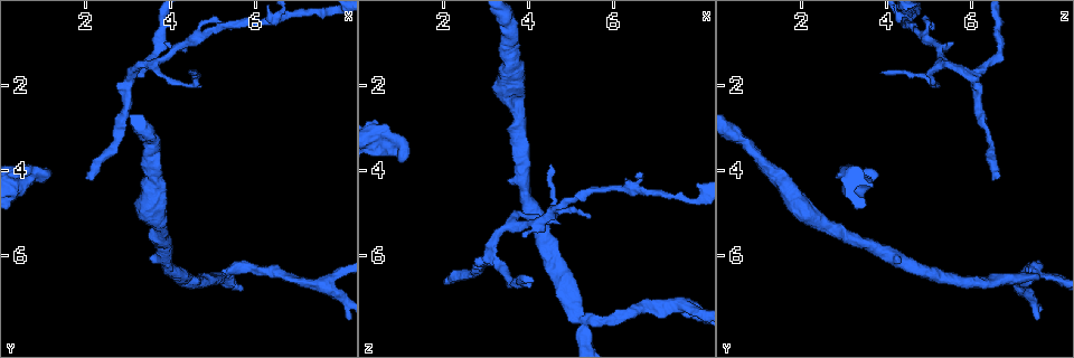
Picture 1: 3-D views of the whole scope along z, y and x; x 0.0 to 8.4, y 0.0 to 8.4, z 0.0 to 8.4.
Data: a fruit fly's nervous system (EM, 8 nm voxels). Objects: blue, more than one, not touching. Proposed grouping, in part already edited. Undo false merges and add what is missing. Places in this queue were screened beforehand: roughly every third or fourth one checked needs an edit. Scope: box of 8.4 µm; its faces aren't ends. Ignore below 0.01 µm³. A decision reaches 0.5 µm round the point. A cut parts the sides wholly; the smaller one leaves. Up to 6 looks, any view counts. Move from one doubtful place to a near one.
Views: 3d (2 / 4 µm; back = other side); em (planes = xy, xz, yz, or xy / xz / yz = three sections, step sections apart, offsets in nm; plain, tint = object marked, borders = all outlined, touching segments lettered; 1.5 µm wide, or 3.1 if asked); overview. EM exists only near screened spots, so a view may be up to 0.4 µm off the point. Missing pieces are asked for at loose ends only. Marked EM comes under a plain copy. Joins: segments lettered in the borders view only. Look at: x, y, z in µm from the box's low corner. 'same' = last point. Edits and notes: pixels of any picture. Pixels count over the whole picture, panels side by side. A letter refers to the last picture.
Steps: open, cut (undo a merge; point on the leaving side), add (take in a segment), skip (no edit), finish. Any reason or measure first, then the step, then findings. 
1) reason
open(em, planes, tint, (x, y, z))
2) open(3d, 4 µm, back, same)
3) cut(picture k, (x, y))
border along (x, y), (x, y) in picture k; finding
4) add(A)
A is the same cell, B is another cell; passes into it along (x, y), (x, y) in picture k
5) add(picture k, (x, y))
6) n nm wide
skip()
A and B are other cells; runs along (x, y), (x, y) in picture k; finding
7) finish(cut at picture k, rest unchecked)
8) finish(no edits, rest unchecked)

long arm stops here
open(3d, 2 µm, (2.05, 4.20, 6.60))

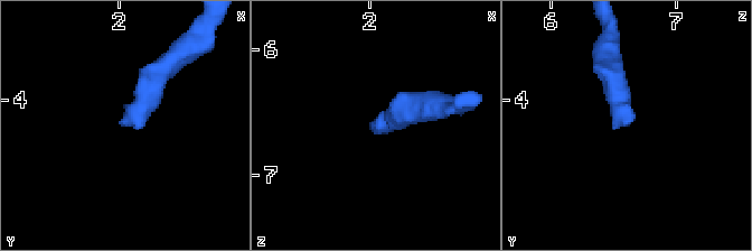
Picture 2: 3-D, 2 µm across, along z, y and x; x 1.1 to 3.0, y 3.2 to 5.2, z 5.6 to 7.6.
open(em, planes, borders, (2.02, 4.20, 6.60))

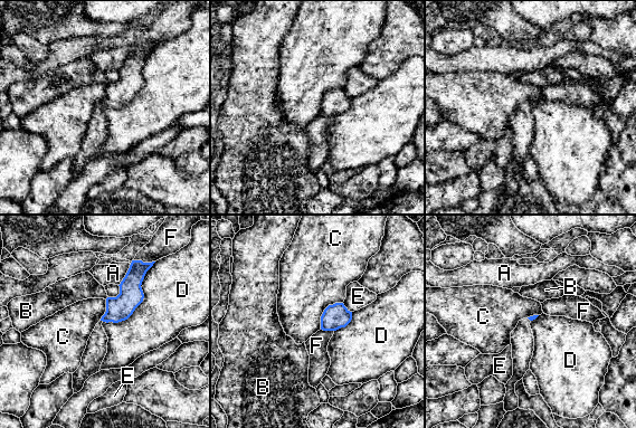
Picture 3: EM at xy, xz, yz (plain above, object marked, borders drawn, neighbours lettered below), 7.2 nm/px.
skip()
A, B, C, D, E and F are other cells; border along (153, 263), (143, 301), (103, 322) in picture 3; no lettered segment goes on from it

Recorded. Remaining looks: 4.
an open end
open(3d, 2 µm, (1.15, 4.05, 3.75))

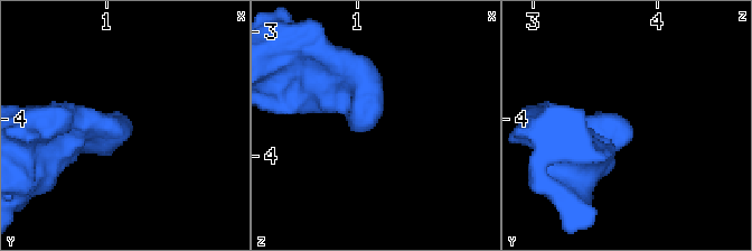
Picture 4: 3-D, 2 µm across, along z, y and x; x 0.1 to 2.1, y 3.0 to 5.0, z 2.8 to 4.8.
need the tissue
open(em, xy, step 4, borders, (1.14, 4.06, 3.76))

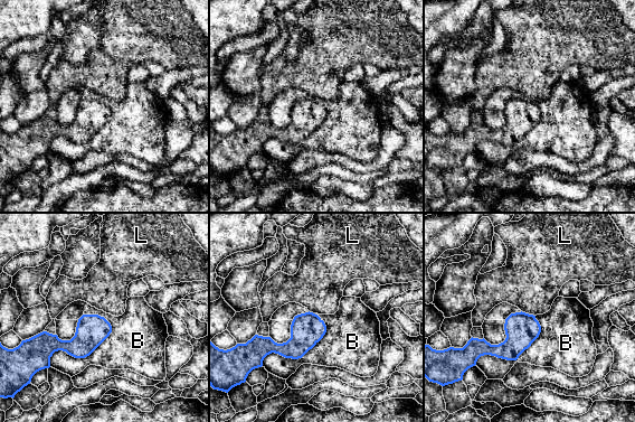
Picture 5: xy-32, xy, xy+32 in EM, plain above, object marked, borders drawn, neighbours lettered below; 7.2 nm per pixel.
open(em, planes, borders, same)

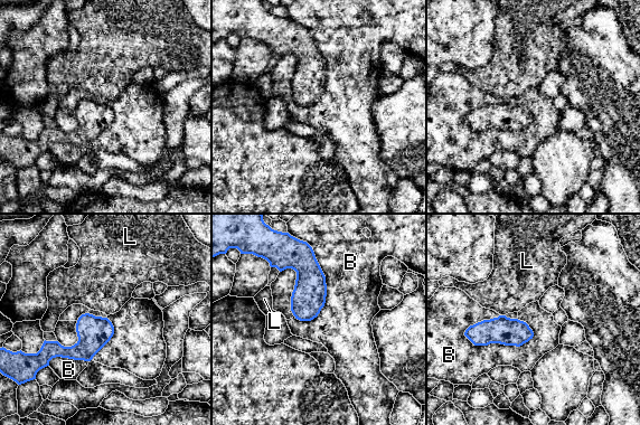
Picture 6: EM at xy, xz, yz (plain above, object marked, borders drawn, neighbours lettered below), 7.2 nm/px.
190 nm wide
skip()
B and L are other cells; border along (534, 332), (463, 334) in picture 6; no lettered segment goes on from it

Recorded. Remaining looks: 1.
branch stops here
open(em, planes, borders, (4.55, 1.65, 3.85))

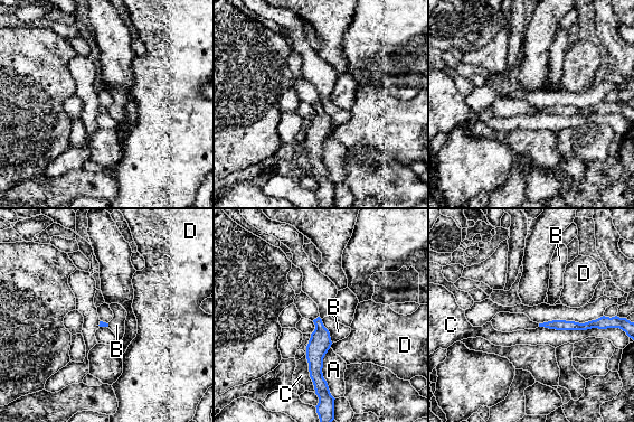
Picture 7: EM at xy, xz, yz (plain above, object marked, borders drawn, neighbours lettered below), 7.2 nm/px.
skip()
A, B, C and D are other cells; border along (321, 319), (332, 343) in picture 7; no lettered segment goes on from it

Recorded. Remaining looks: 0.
finish(no edits, rest unchecked)

